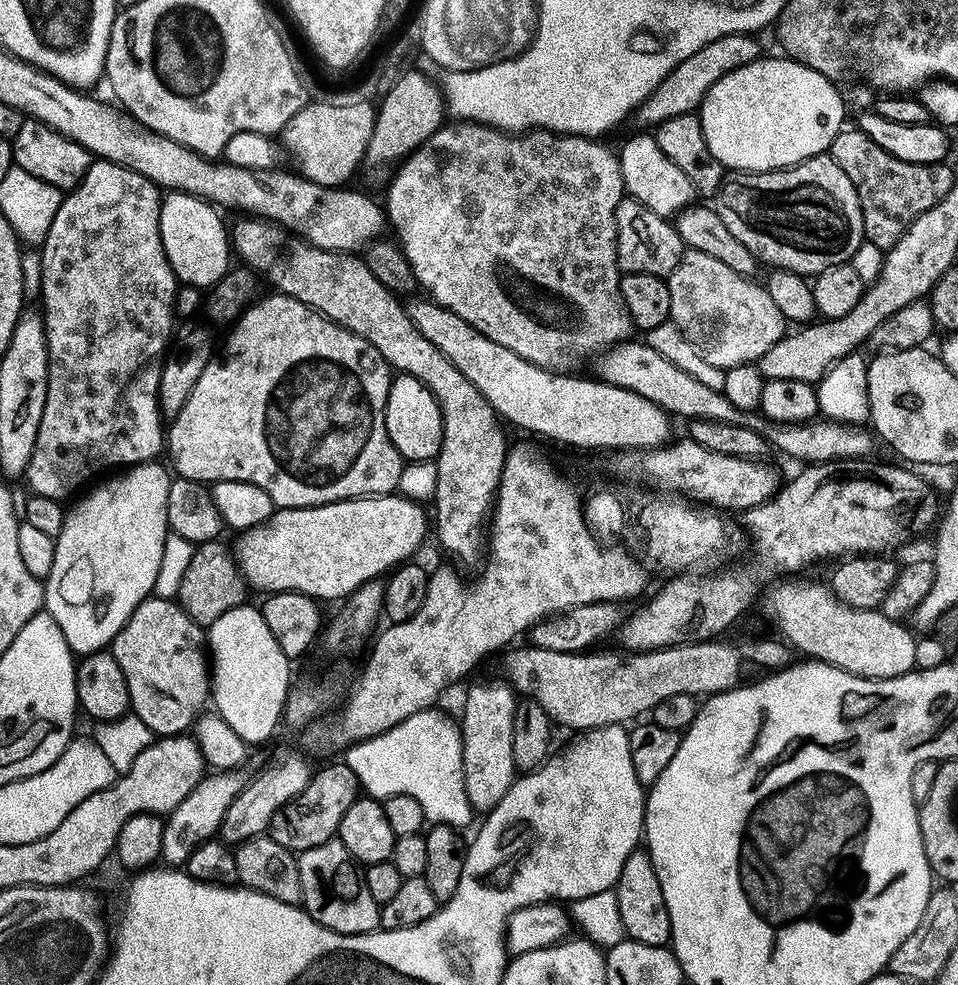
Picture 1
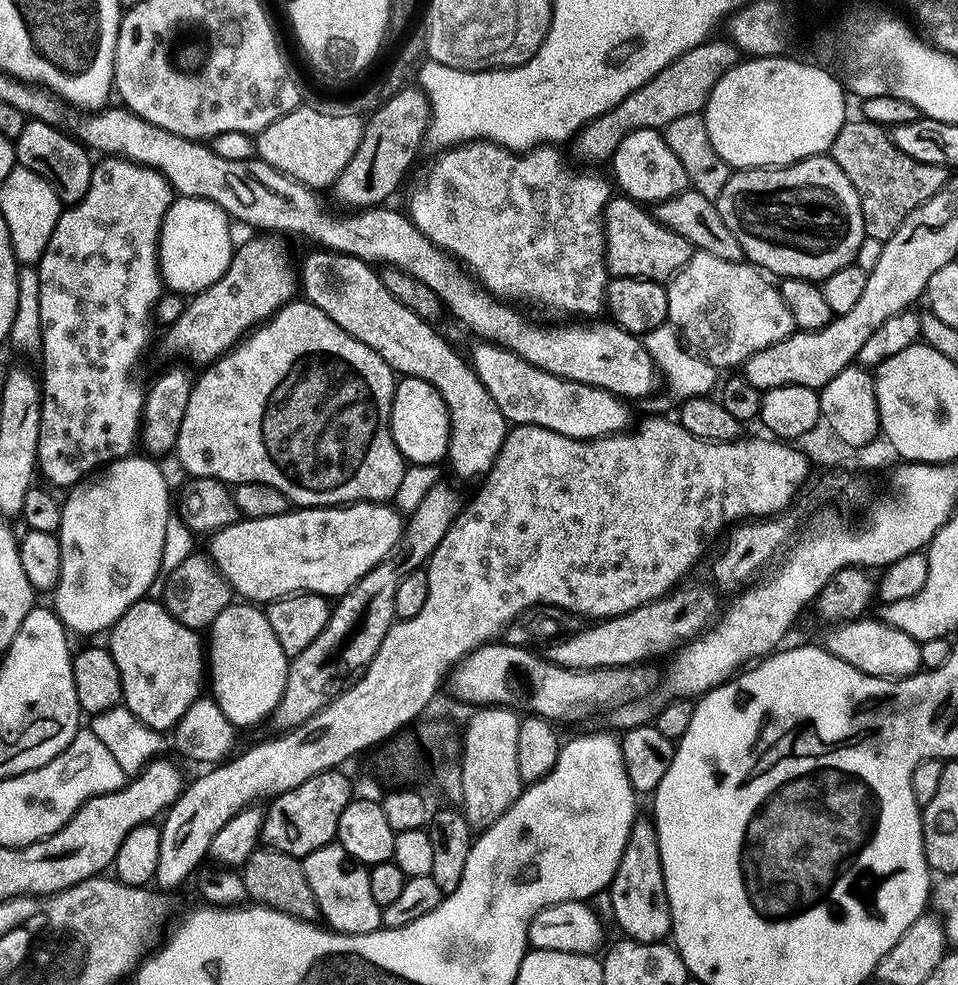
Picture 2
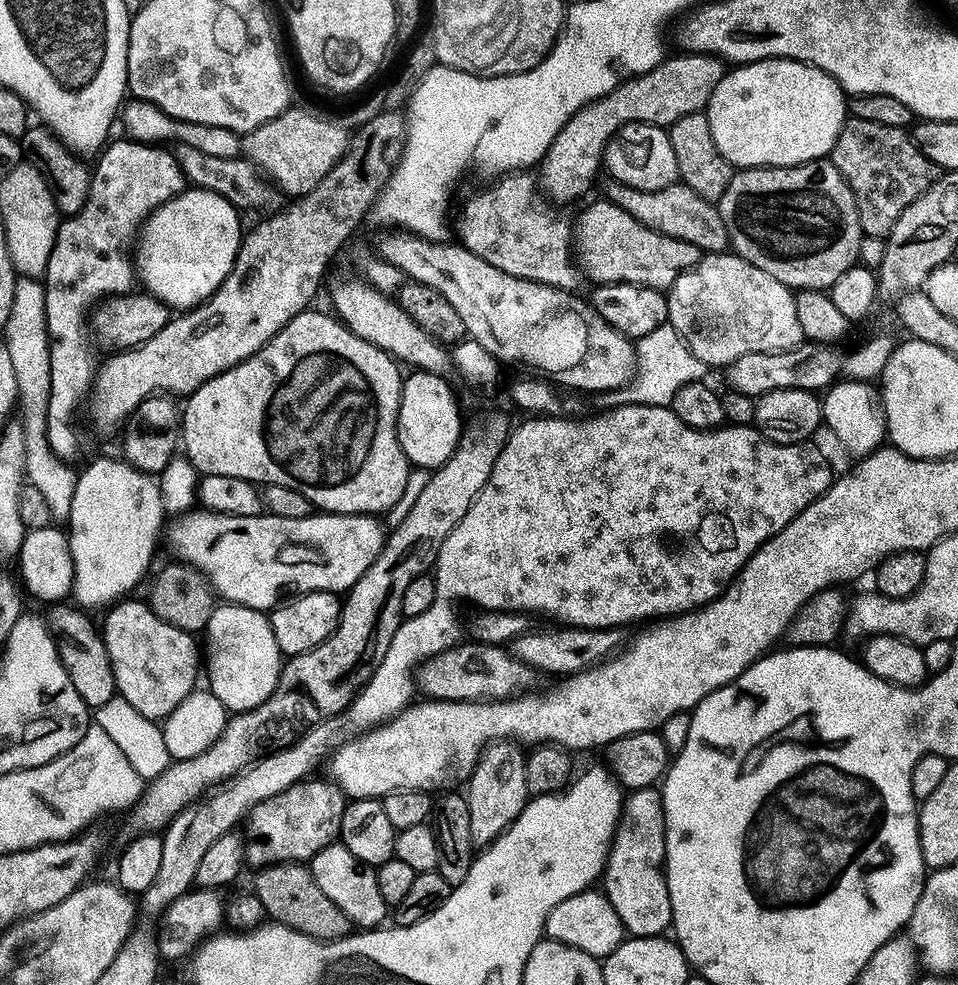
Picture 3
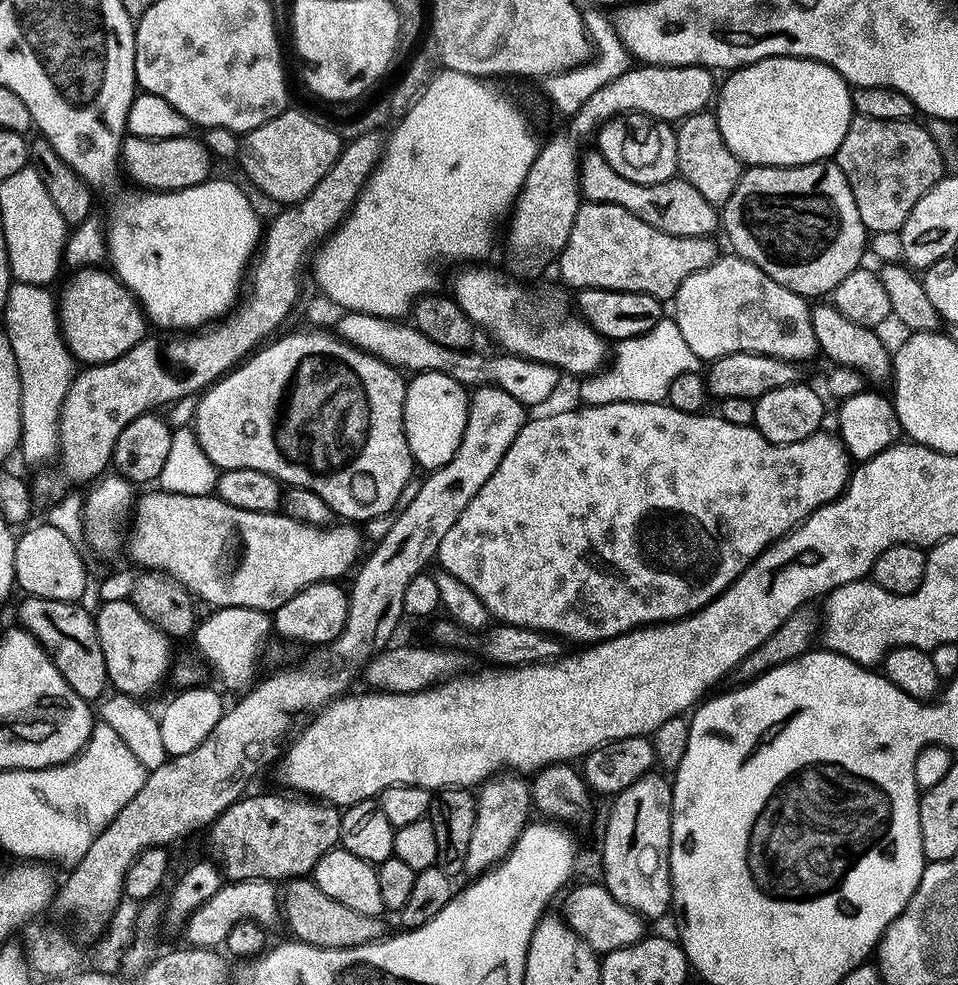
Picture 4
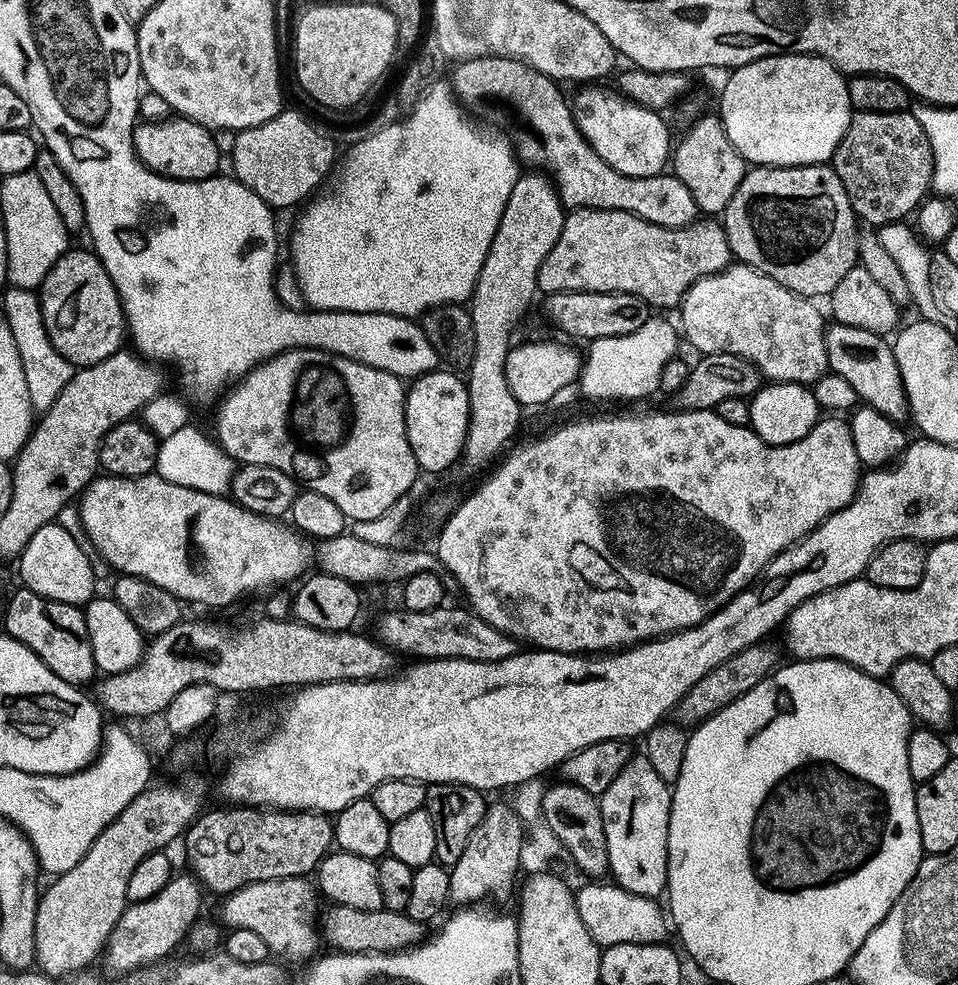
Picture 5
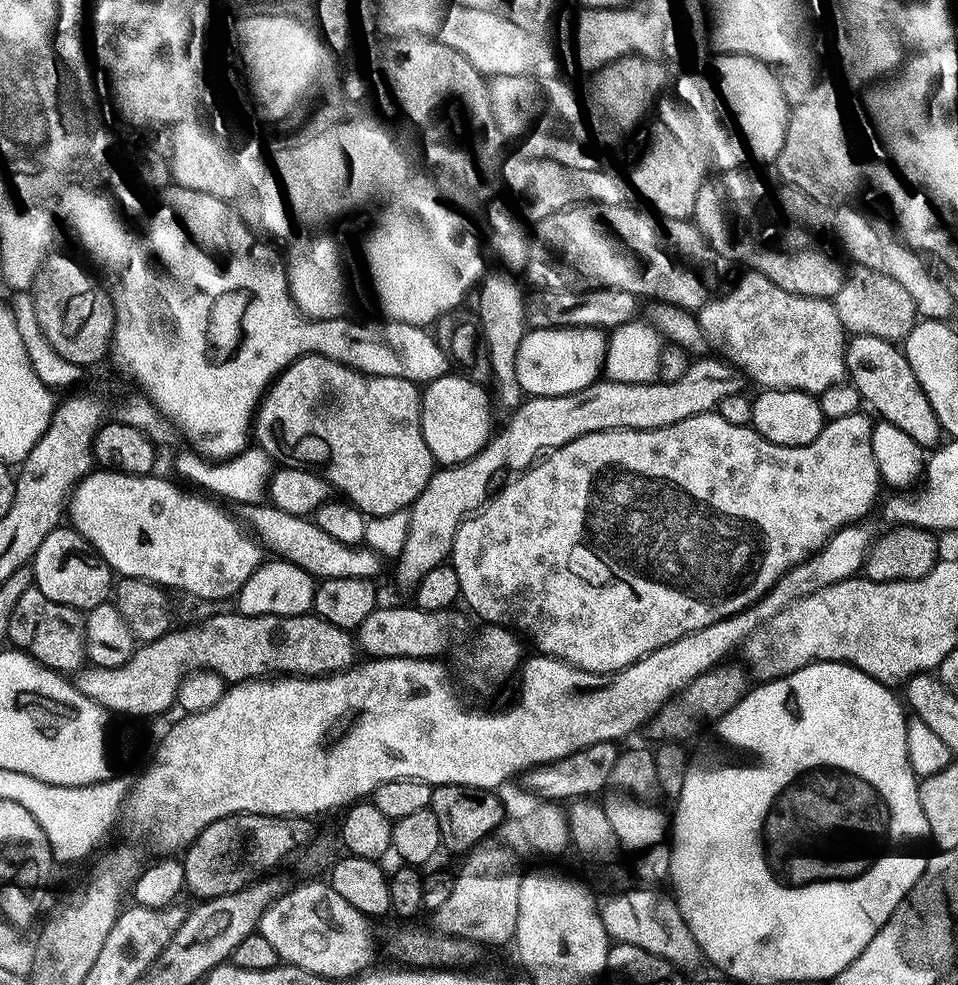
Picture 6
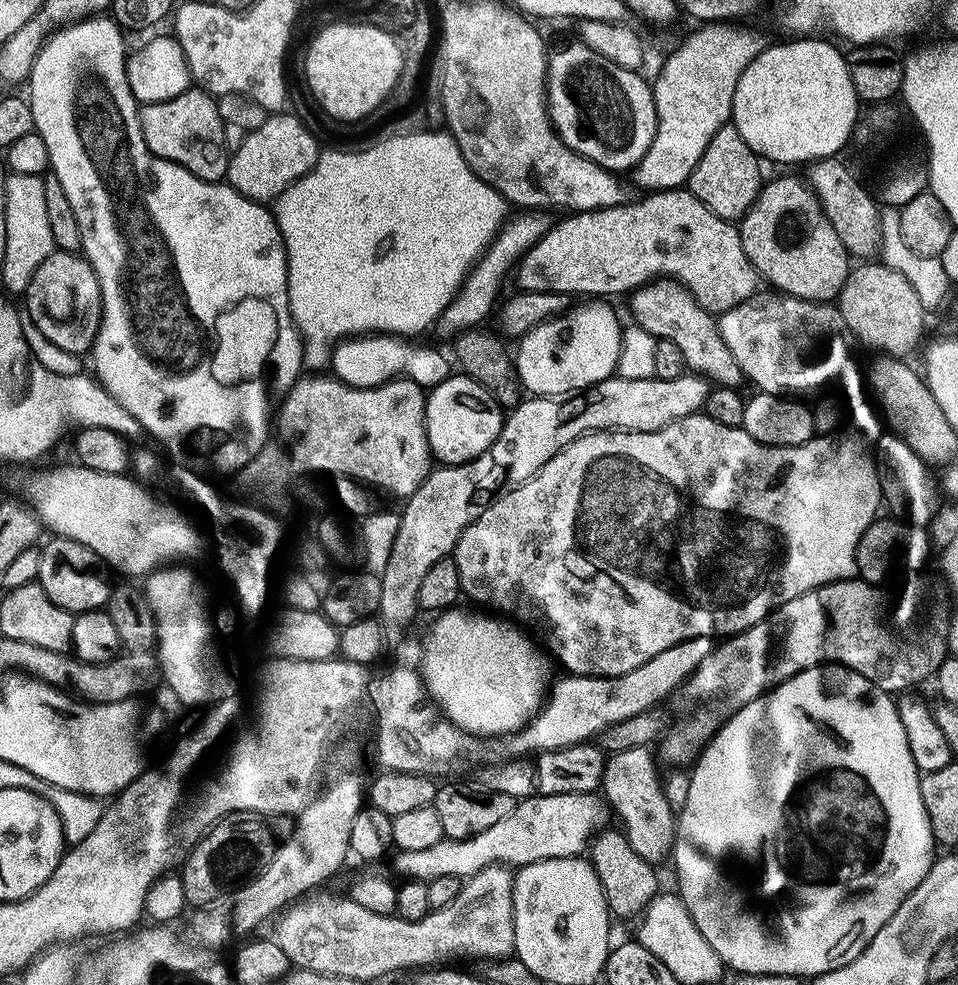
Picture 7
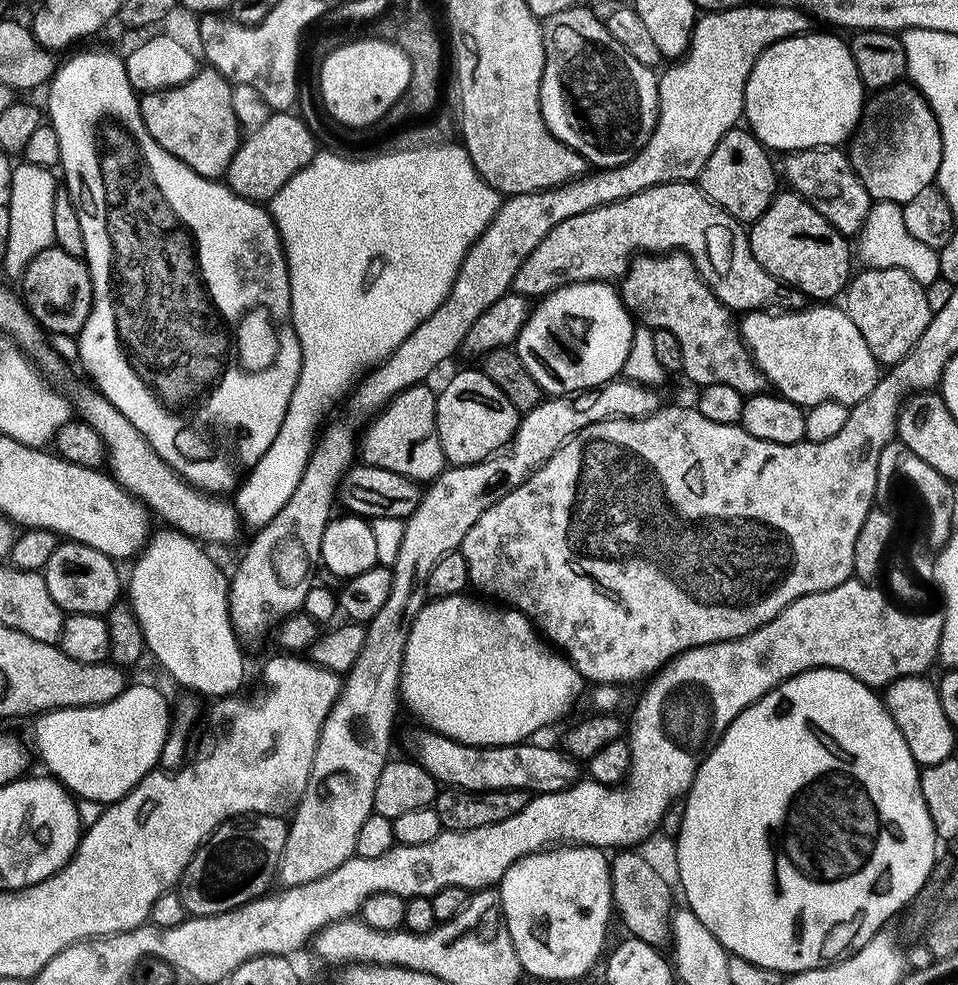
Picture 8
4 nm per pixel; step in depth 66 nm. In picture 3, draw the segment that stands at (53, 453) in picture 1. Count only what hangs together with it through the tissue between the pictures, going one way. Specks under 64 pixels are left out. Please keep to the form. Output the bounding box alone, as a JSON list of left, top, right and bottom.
[42,139,186,462]

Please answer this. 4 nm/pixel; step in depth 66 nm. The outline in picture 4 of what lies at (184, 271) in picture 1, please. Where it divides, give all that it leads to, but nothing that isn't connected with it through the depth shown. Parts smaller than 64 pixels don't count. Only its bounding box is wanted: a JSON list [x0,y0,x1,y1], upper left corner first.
[106,178,262,330]

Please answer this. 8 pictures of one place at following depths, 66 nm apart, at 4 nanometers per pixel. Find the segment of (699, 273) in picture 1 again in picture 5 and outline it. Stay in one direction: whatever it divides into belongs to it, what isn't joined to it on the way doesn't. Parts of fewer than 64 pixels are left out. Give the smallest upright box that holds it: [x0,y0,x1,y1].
[678,262,829,386]

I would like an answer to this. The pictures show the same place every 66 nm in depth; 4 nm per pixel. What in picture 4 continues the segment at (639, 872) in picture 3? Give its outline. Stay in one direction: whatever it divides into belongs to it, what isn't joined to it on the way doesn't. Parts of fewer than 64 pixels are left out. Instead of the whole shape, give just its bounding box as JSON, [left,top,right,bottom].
[602,772,672,921]

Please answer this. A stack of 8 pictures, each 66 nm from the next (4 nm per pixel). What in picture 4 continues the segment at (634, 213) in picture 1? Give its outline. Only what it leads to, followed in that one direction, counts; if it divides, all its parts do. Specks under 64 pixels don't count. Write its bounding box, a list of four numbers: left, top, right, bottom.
[558,202,718,302]

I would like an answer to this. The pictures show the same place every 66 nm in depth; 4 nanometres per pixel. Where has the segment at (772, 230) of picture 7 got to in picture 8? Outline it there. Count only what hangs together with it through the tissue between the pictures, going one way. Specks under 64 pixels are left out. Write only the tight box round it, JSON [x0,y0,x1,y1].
[747,191,854,302]

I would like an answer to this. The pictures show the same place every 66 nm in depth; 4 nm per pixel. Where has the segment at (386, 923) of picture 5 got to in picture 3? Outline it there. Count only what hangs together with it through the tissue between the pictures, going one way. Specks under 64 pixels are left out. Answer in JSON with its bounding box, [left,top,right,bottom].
[254,864,349,940]

